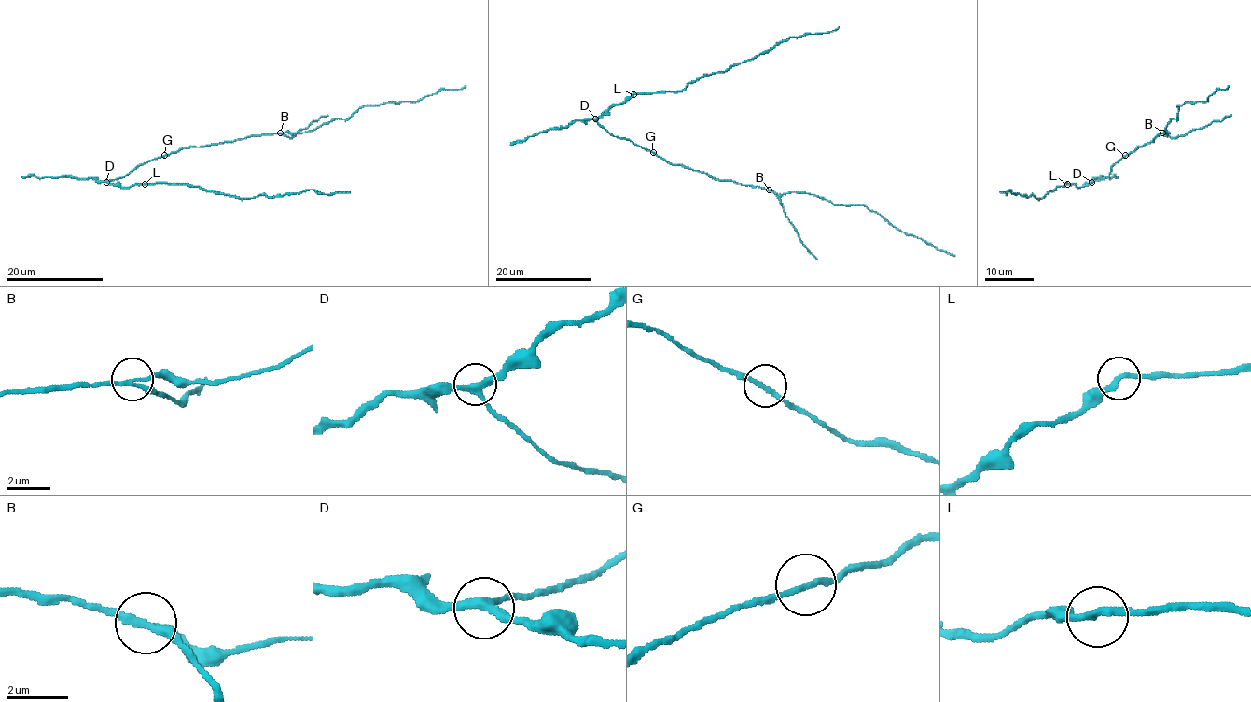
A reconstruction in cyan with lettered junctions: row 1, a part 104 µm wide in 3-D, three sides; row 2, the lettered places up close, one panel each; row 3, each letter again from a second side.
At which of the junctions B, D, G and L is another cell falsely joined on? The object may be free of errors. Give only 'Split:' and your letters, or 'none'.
Split: B

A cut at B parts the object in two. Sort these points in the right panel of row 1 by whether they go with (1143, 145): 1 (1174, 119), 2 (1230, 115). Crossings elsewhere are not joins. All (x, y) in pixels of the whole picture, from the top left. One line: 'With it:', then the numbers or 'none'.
With it: 2

